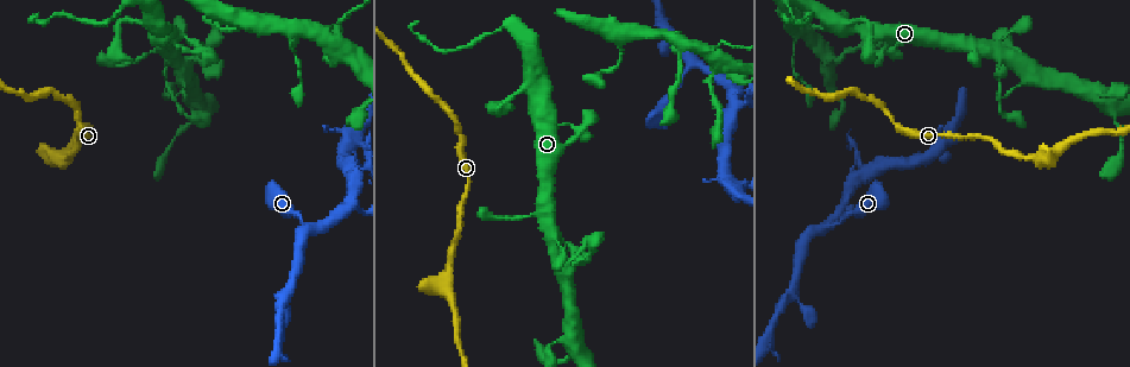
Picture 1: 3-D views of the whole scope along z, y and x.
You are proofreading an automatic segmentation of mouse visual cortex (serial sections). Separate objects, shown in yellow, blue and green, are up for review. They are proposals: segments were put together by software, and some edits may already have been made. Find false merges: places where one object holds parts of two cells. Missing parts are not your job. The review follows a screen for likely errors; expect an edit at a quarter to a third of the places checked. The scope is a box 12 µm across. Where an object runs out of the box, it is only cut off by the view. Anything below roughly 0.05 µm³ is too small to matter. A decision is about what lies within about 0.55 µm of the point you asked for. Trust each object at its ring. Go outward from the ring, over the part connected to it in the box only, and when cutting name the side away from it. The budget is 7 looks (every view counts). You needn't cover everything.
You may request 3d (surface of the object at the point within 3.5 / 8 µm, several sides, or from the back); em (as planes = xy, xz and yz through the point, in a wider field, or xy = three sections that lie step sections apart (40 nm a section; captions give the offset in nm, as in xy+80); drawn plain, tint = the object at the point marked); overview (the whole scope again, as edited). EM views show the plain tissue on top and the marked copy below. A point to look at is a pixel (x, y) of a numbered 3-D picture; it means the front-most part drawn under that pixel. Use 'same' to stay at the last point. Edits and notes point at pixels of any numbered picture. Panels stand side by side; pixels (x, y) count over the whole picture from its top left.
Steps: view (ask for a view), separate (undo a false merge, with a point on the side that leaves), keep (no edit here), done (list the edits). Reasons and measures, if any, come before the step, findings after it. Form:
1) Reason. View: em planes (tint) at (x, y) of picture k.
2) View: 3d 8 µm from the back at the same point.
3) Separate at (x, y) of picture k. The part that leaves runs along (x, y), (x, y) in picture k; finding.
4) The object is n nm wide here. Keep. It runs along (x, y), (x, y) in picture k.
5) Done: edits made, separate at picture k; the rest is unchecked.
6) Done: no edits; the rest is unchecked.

Sharp bend. View: 3d 3.5 µm at (62, 160) of picture 1.

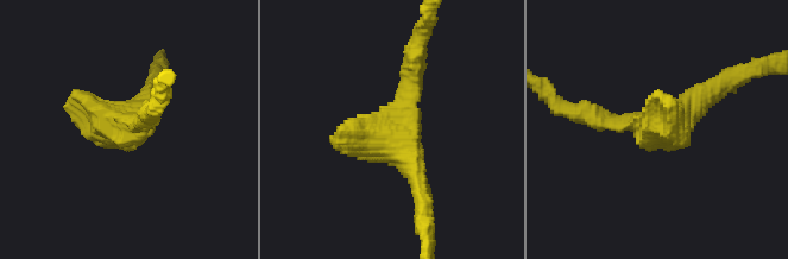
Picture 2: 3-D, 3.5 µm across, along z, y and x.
View: em xy step 3 (tint) at (660, 126) of picture 2.

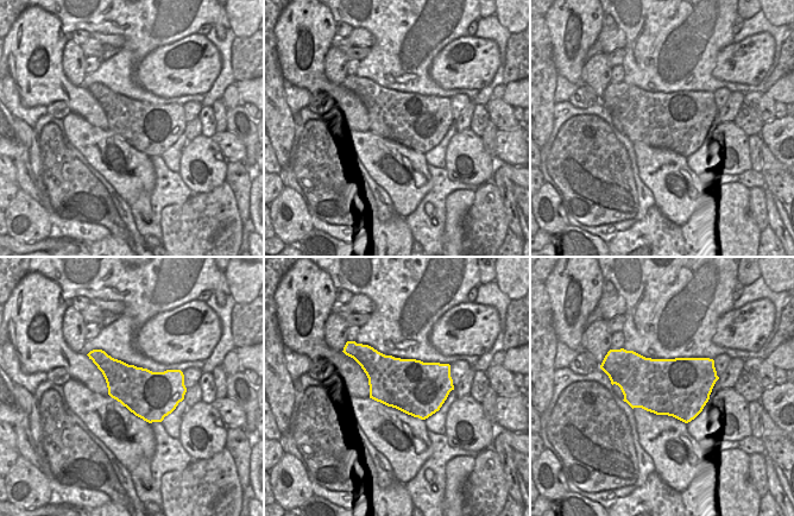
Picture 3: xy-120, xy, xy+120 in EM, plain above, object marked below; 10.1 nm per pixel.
Keep. All the same cell.

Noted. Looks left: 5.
Four-way junction. View: 3d 3.5 µm at (866, 171) of picture 1.

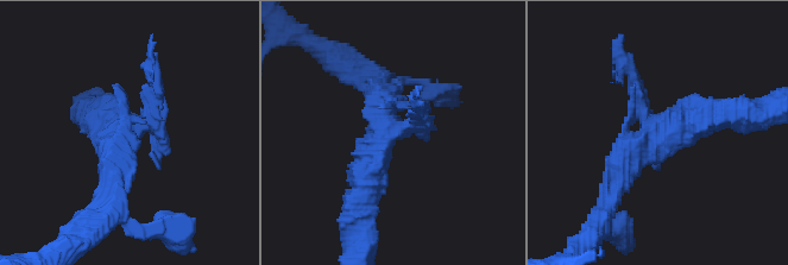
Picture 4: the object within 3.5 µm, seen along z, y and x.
View: em xy step 2 (tint) at (117, 135) of picture 4.

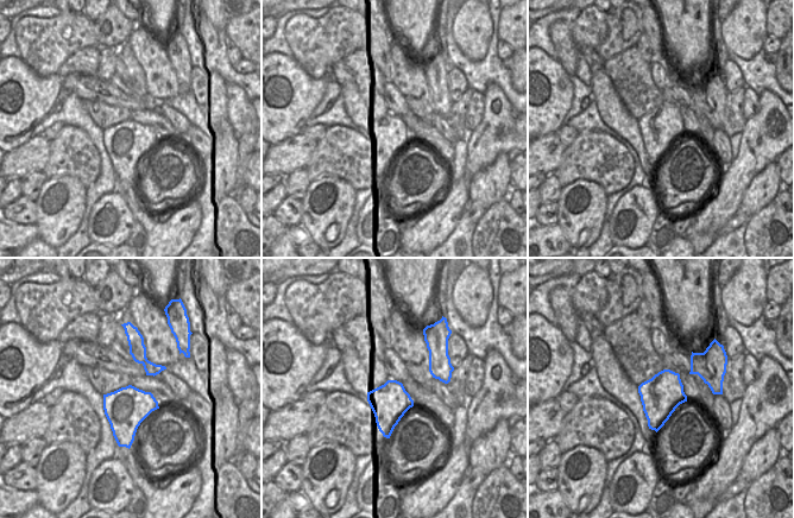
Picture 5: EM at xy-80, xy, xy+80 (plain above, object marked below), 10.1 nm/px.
Separate at (157, 86) of picture 4. The part that leaves runs along (147, 120), (155, 117), (151, 37) in picture 4; two cells meet here.

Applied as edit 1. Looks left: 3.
Abrupt turn. View: 3d 3.5 µm at (117, 14) of picture 1.

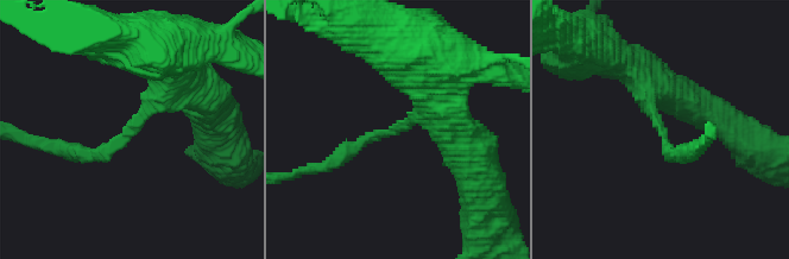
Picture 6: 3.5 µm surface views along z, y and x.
The arms are 200, 450 nm wide; shape alone is not enough. View: em xy step 2 (tint) at (397, 128) of picture 6.

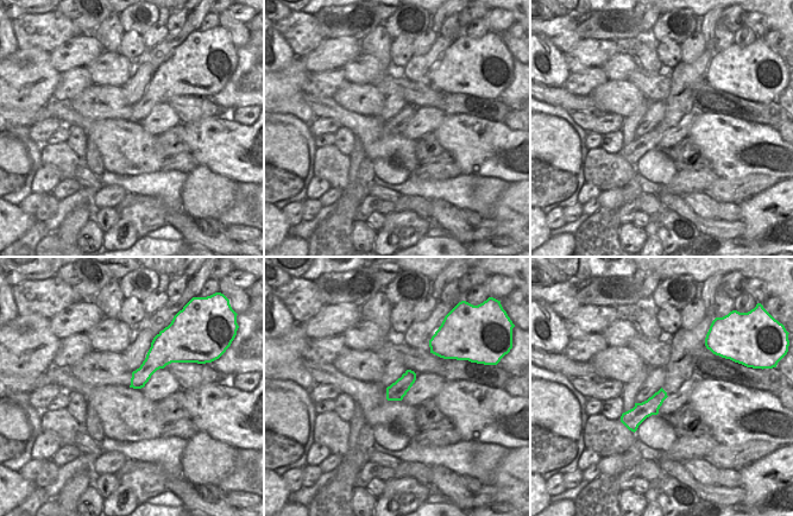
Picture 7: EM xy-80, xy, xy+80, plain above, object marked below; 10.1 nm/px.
Keep. It runs along (193, 83), (119, 145), (71, 152) in picture 6; one cell here.

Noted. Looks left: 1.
Done: edits made, separate at picture 4; the rest is unchecked.

